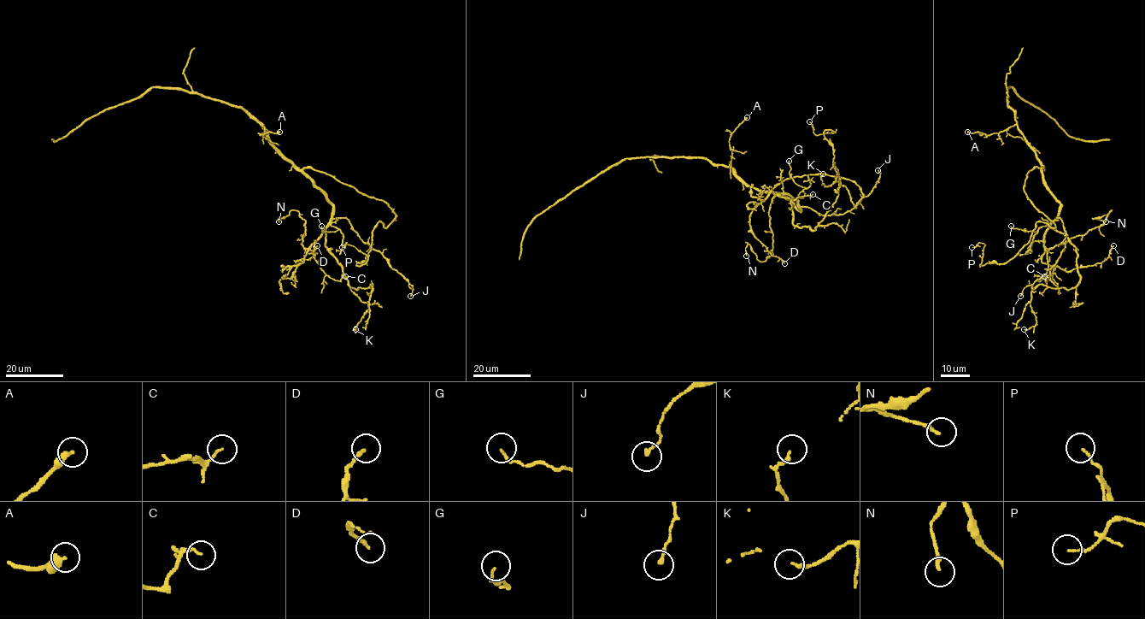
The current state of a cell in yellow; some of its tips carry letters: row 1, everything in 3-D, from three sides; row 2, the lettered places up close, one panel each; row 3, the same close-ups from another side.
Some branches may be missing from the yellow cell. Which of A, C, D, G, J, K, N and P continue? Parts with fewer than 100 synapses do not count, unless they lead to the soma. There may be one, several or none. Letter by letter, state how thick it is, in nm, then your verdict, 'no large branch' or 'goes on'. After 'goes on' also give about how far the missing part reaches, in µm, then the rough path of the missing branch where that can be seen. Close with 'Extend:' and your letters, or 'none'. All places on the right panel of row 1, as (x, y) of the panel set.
A: 360 nm | no large branch
C: 110 nm | no large branch
D: 160 nm | no large branch
G: 100 nm | no large branch
J: 150 nm | no large branch
K: 160 nm | no large branch
N: 170 nm | no large branch
P: 90 nm | no large branch
Extend: none

